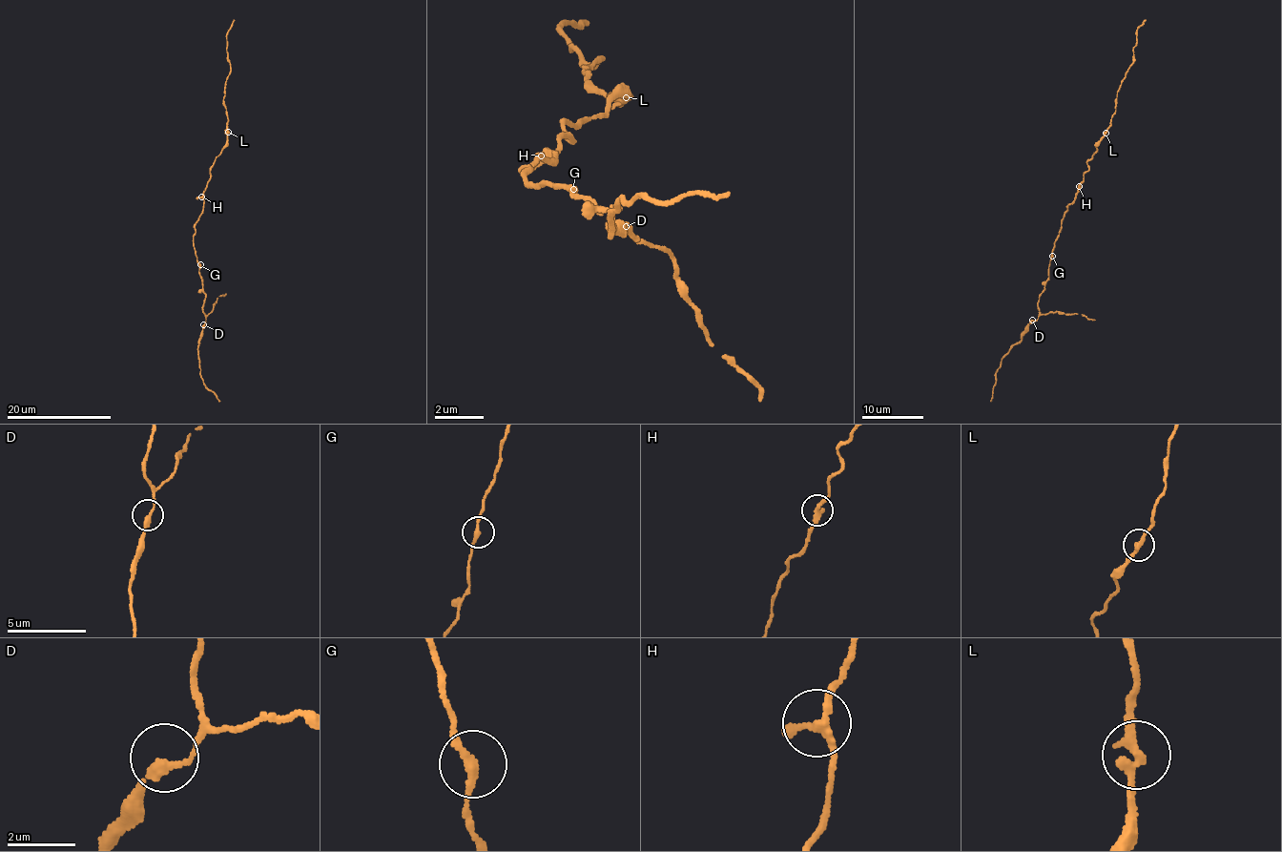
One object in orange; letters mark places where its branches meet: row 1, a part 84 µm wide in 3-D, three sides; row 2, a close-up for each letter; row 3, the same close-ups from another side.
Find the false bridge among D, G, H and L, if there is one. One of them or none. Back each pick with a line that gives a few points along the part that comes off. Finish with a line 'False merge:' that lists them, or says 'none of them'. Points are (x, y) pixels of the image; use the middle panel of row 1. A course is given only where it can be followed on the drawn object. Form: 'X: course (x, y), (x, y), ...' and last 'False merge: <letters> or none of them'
False merge: none of them

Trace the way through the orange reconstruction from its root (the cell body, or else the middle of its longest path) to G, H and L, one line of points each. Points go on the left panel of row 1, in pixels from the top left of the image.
G: (202, 210), (194, 235), (195, 252), (200, 265)
H: (202, 210), (201, 197)
L: (202, 210), (202, 193), (211, 176), (209, 169), (226, 143), (227, 132)

